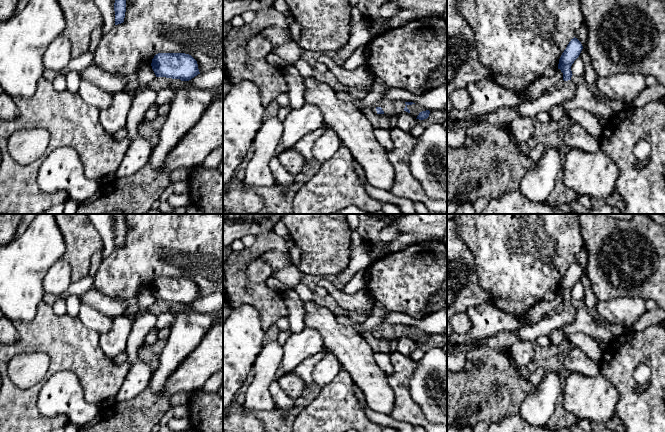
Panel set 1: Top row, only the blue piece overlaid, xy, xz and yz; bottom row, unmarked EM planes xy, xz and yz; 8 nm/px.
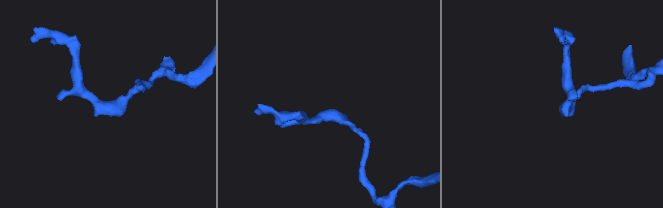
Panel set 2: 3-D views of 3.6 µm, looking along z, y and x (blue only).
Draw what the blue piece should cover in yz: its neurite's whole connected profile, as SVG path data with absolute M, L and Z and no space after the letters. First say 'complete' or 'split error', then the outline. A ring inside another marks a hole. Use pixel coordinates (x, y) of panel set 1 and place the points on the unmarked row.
split error; M577 262L571 263L566 273L562 277L558 293L563 297L564 308L560 313L551 313L541 321L520 327L516 330L522 341L535 341L539 336L549 336L554 330L561 330L564 326L575 320L576 310L571 305L571 290L579 281L583 270Z

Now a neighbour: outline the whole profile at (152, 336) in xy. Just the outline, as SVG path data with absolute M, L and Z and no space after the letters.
M153 329L147 334L145 338L145 345L147 346L151 345L155 343L157 340L158 340L158 330Z

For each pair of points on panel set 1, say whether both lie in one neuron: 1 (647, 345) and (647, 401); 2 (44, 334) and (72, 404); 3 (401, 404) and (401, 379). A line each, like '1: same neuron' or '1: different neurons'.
1: same neuron
2: different neurons
3: same neuron

